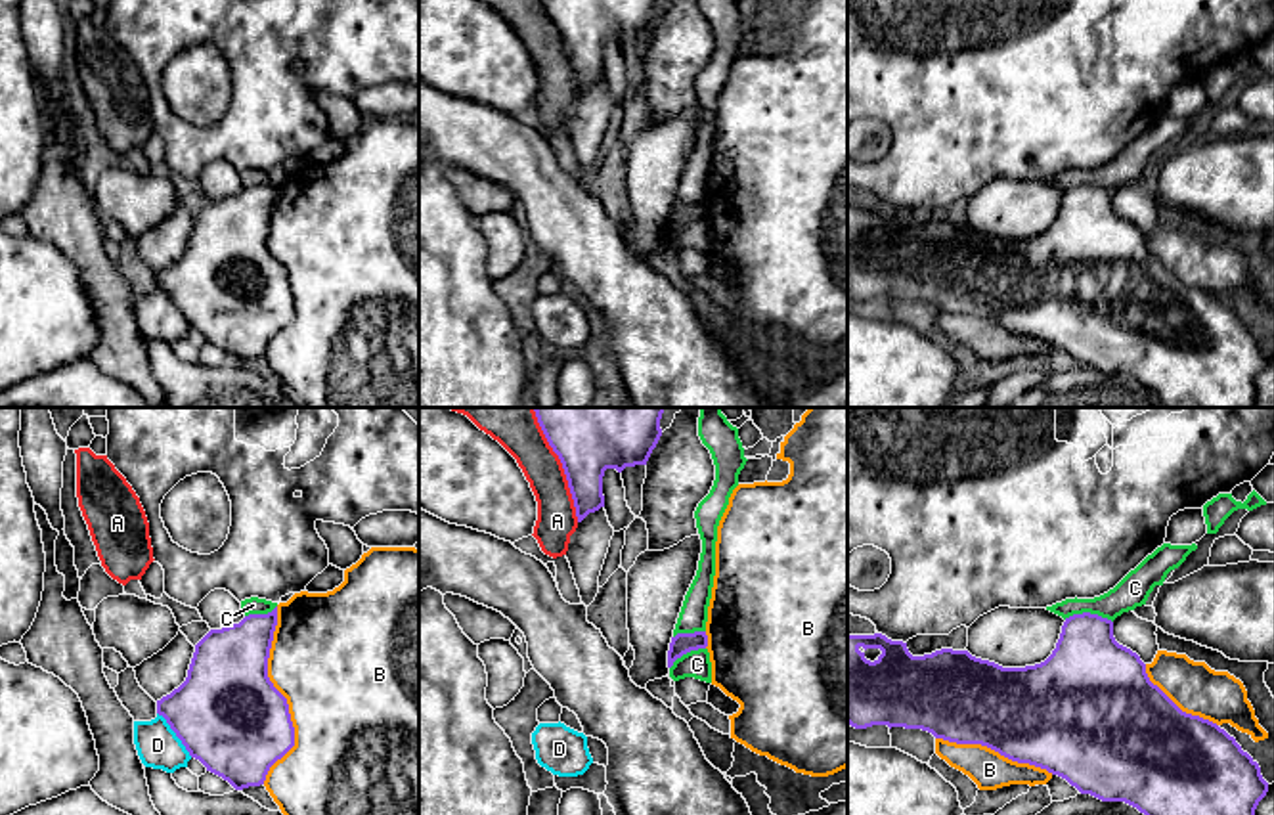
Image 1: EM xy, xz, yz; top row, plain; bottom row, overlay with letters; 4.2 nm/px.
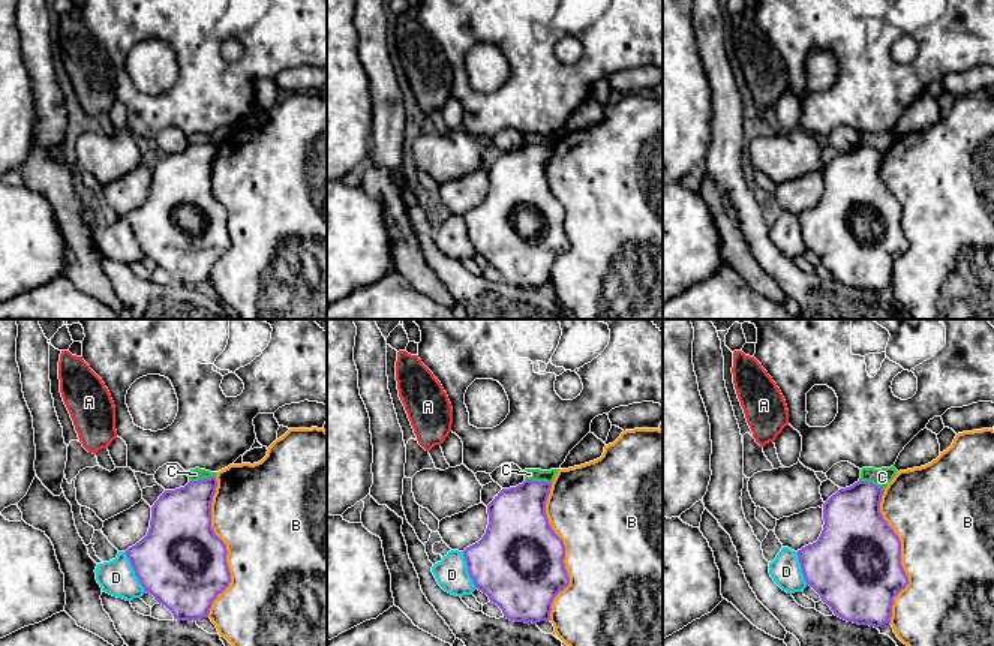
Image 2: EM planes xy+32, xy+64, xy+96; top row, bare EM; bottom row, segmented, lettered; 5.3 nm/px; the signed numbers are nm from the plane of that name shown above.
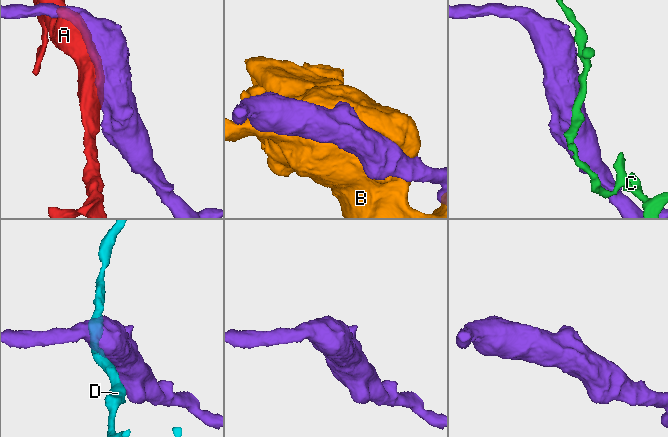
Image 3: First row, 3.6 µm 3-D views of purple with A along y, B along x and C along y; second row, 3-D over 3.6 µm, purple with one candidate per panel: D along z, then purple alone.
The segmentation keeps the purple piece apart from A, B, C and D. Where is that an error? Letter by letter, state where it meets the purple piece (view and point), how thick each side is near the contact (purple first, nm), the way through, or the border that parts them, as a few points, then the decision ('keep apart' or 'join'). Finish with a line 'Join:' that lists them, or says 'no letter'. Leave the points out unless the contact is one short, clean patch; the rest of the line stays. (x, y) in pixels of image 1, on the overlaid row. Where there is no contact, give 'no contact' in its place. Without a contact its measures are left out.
A: contact xz (563, 465); calibres 460 and 190 nm; keep apart
B: contact xy (282, 695); calibres 460 and 480 nm; keep apart
C: contact yz (1089, 613); calibres 360 and 140 nm; border yz (1064, 618), (1076, 613), (1097, 613), (1112, 622); keep apart
D: contact xy (176, 735); calibres 460 and 180 nm; keep apart
Join: no letter

